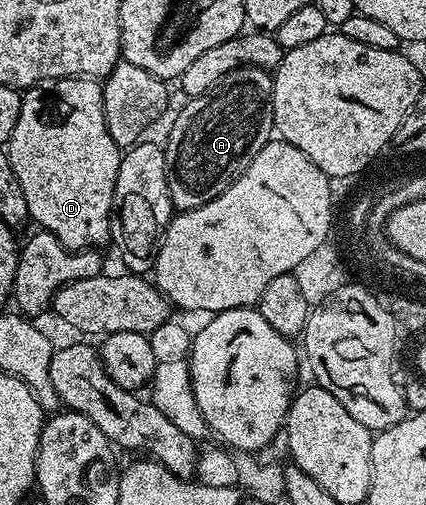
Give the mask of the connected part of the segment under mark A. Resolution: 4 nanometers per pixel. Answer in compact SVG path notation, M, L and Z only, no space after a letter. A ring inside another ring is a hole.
M240 66L238 70L227 72L223 75L221 81L218 82L217 85L211 87L205 94L201 94L197 98L188 99L184 104L186 106L178 112L177 119L174 120L173 127L169 130L169 139L163 142L165 163L167 164L167 188L169 189L171 200L173 201L173 209L177 212L182 210L194 210L218 198L219 195L221 195L221 193L223 193L223 191L225 191L251 164L251 160L255 160L255 156L258 152L268 144L275 134L275 127L273 124L273 79L270 71L260 70L258 66Z

